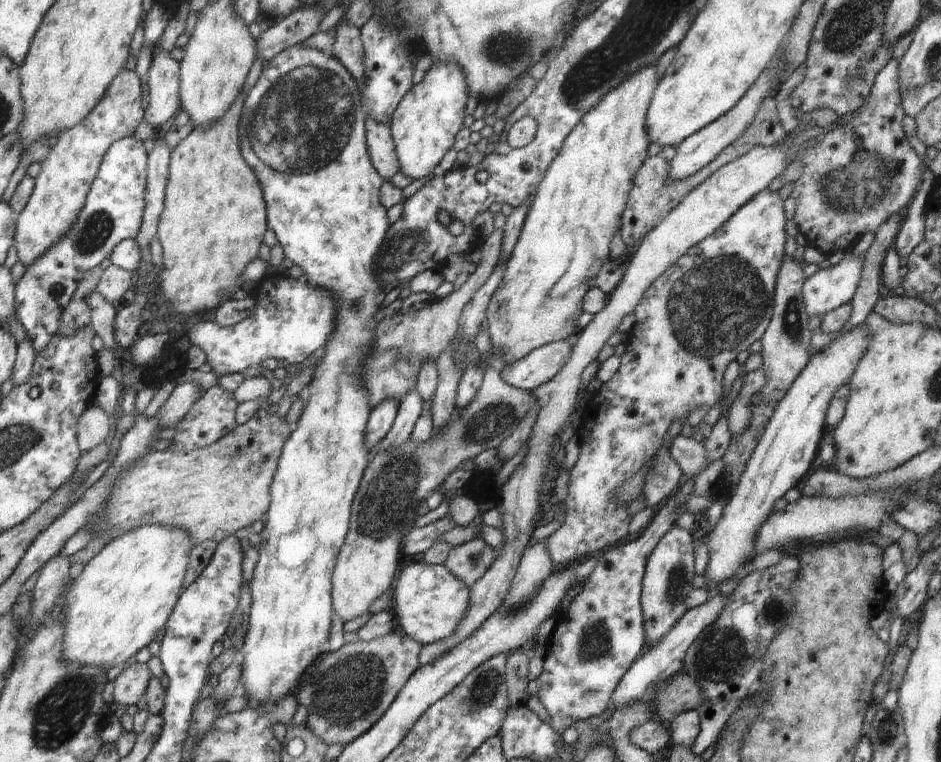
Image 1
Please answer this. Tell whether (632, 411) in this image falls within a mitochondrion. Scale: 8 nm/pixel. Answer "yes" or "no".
no

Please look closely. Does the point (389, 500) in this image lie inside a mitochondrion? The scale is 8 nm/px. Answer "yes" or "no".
yes

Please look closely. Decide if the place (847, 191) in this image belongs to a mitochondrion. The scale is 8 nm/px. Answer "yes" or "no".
yes

